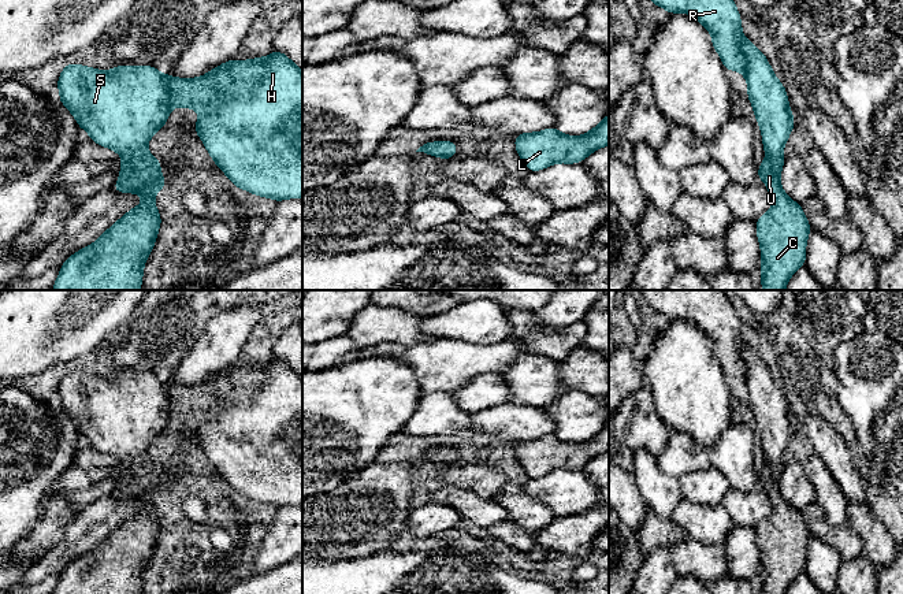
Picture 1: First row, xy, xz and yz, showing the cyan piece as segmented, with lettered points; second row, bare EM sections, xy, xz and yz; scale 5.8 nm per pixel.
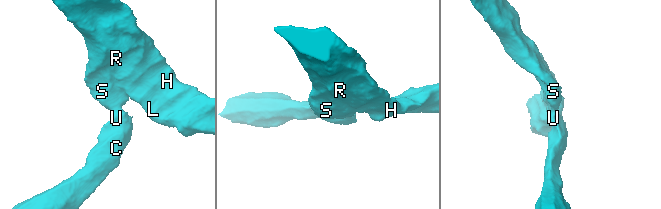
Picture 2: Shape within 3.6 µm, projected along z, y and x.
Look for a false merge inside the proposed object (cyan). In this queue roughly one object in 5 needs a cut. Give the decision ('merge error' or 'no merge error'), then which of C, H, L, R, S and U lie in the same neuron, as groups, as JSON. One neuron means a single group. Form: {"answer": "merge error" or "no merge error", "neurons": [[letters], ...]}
{"answer": "no merge error", "neurons": [["C", "H", "L", "R", "S", "U"]]}

